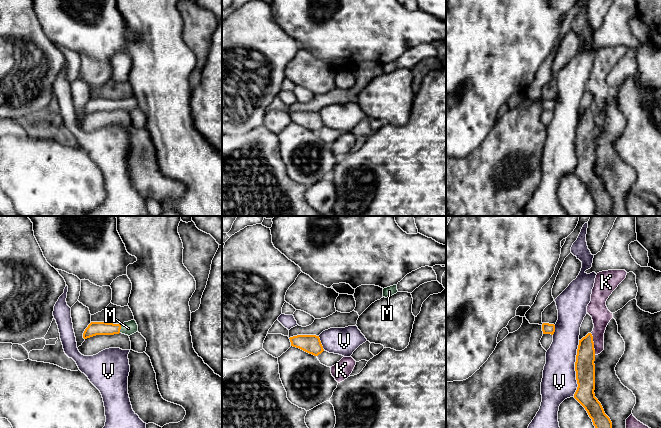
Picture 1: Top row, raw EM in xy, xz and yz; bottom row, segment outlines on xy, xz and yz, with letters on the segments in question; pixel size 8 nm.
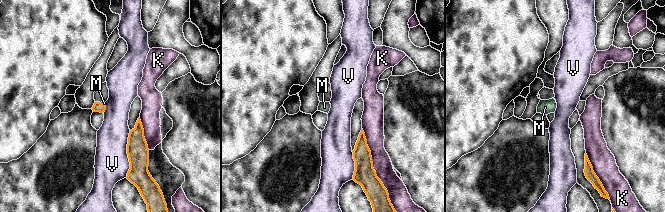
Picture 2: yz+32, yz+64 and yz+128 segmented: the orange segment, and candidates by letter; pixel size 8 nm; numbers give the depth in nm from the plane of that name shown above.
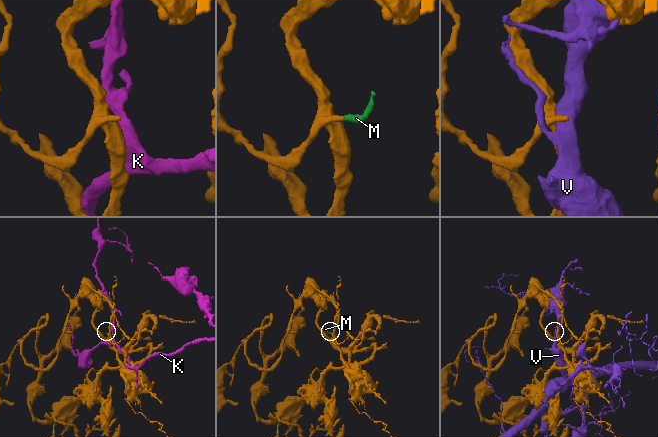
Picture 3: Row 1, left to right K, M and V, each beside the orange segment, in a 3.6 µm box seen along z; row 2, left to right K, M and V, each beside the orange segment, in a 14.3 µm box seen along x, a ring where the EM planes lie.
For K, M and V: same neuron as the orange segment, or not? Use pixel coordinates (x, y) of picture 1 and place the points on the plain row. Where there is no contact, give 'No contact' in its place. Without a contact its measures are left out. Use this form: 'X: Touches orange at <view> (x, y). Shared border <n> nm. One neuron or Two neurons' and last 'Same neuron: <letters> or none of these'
K: Touches orange at yz (593, 120). Shared border 180 nm. Two neurons
M: Touches orange at xy (120, 104). Shared border 80 nm. One neuron
V: Touches orange at yz (575, 144). Shared border 460 nm. Two neurons
Same neuron: M

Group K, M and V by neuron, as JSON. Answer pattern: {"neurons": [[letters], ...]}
{"neurons": [["K"], ["M"], ["V"]]}

